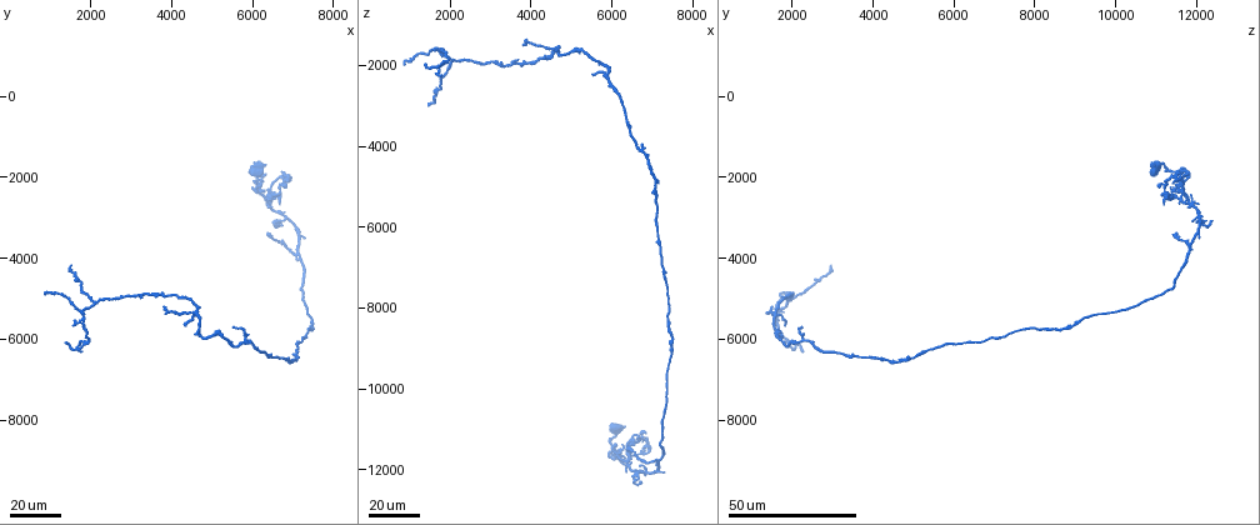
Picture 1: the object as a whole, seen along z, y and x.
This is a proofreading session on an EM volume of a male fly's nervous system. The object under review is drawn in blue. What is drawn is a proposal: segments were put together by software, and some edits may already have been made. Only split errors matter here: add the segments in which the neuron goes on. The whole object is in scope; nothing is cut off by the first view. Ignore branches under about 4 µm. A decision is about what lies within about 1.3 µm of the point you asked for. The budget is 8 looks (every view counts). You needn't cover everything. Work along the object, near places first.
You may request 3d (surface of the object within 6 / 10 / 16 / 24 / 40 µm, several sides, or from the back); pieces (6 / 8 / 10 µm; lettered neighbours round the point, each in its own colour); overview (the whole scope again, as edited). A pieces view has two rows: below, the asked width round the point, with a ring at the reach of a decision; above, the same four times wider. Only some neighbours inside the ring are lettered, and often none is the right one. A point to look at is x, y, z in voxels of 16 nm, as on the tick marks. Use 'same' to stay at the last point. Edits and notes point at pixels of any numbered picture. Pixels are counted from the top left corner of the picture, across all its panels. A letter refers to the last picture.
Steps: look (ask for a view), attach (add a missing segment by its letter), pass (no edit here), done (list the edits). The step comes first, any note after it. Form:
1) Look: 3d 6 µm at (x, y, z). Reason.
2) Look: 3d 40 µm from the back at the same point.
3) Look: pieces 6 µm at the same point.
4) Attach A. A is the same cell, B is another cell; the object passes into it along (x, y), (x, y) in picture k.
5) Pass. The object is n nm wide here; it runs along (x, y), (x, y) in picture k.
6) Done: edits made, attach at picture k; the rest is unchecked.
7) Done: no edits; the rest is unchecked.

Look: 3d 24 µm at (5500, 5700, 2250). Free end.

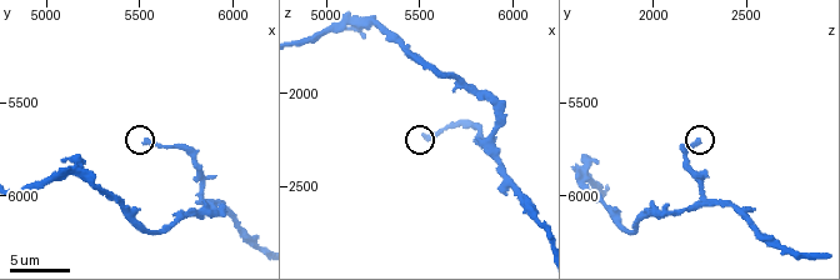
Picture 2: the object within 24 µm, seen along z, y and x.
Look: pieces 10 µm at (5520, 5700, 2240). See the neighbours.

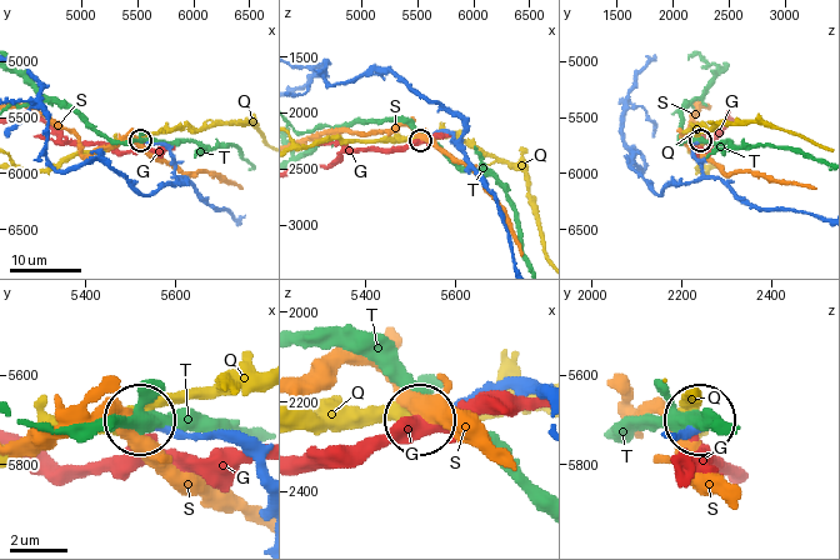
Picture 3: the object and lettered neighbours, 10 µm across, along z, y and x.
Pass. G, Q, S and T are other cells; none of them fits.

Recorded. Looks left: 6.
Look: 3d 24 µm at (3800, 5150, 1500). Free end.

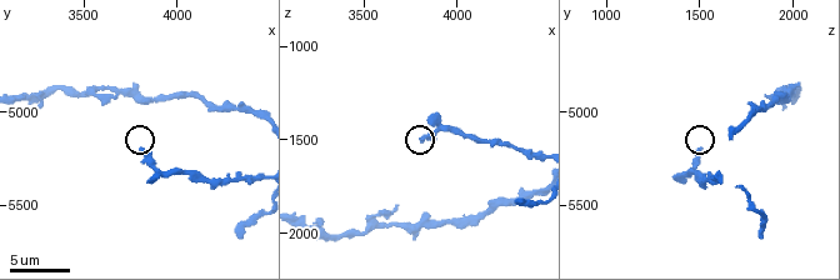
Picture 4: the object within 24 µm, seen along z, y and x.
Look: pieces 6 µm at (3820, 5200, 1480).

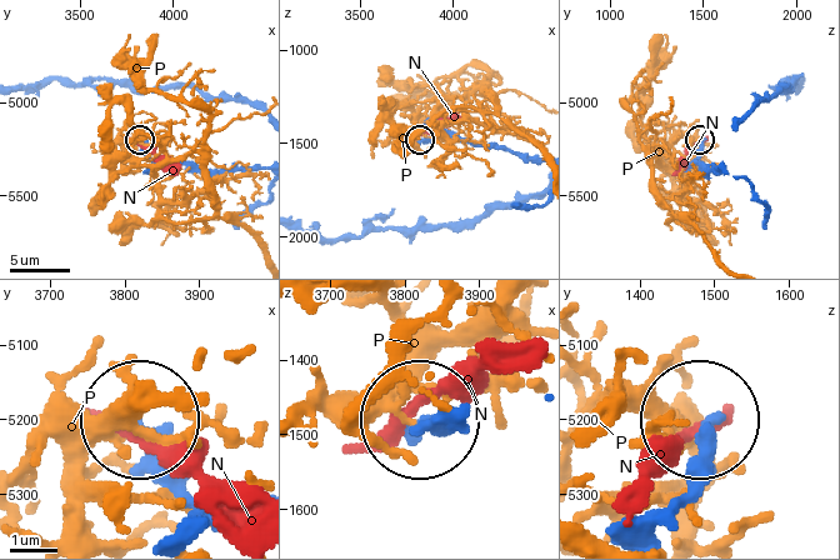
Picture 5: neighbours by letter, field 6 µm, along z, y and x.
Pass. N and P are other cells; none of them fits.

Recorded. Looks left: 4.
Look: 3d 40 µm at (1400, 6050, 1900). Long arm stops here.

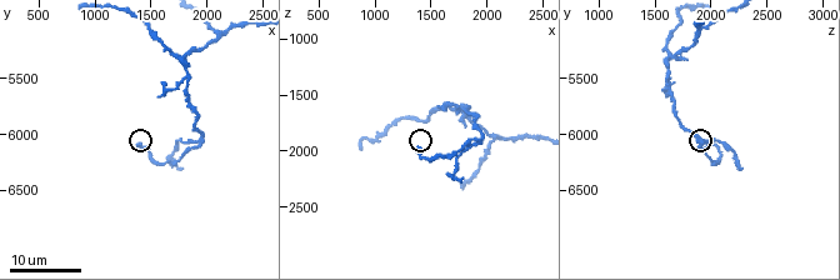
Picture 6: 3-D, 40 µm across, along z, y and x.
Look: pieces 10 µm at (1360, 6100, 1980). What lies round it.

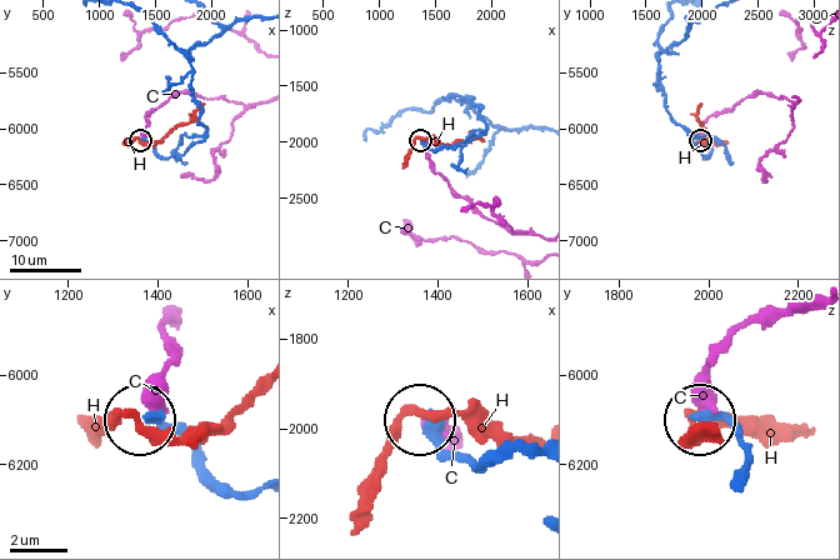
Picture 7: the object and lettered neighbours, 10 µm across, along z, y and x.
Pass. C and H are other cells; it runs along (259, 486), (230, 486), (146, 418) in picture 7; none of them fits.

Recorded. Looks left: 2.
Look: 3d 40 µm at (900, 4900, 1950). Long arm stops here.

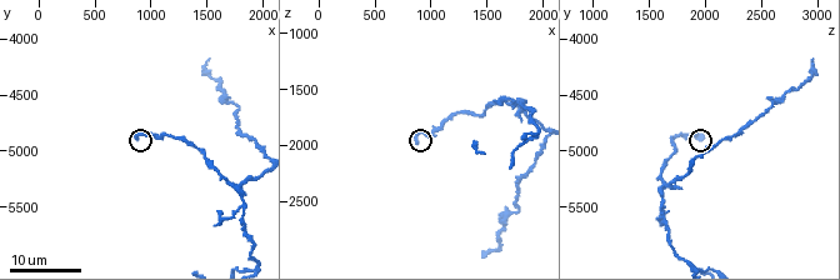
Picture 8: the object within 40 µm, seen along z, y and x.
Look: pieces 10 µm at (900, 4900, 1980).

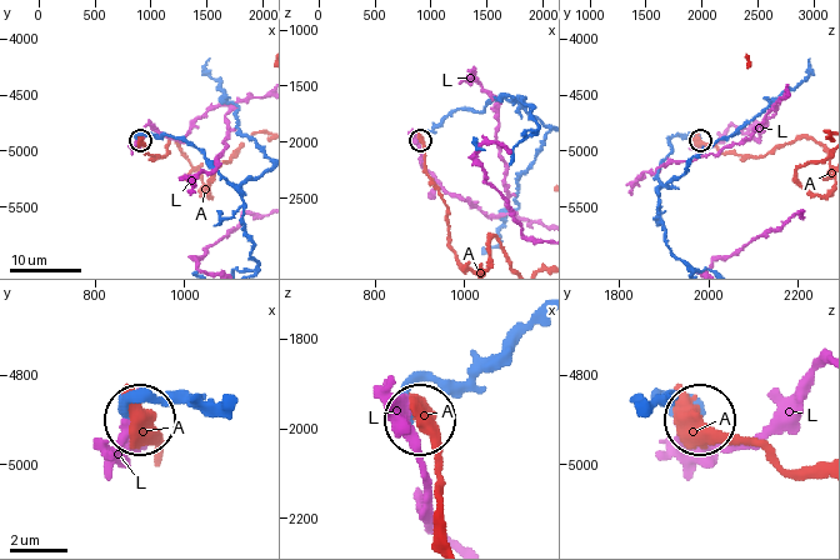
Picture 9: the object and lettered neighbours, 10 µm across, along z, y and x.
Pass. A and L are other cells; it runs along (214, 404), (143, 396), (128, 406), (133, 415) in picture 9; none of them fits.

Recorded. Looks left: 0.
Done: no edits; the rest is unchecked.

